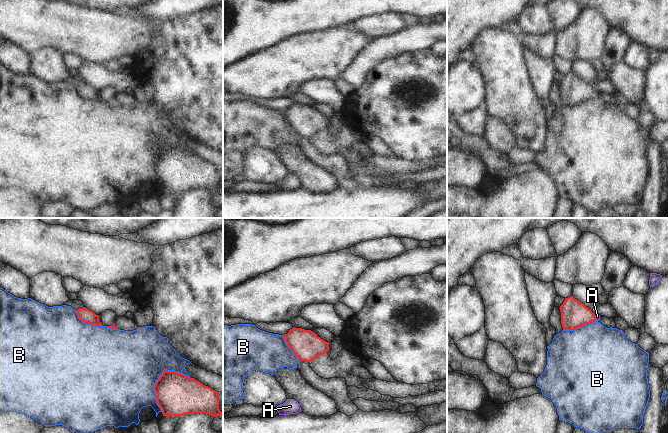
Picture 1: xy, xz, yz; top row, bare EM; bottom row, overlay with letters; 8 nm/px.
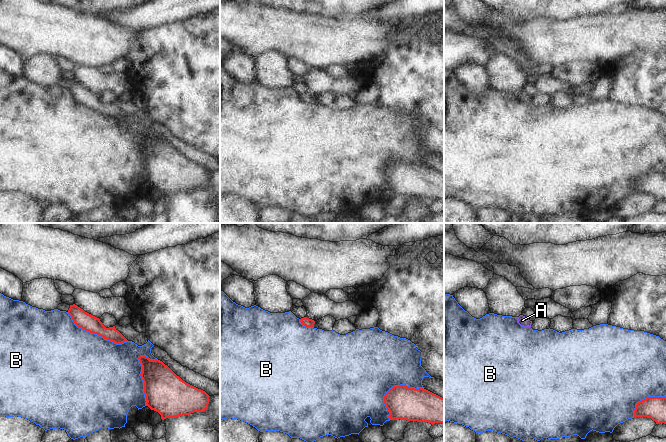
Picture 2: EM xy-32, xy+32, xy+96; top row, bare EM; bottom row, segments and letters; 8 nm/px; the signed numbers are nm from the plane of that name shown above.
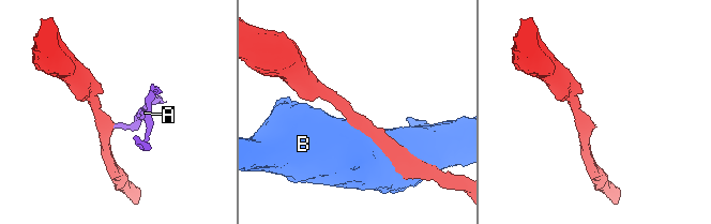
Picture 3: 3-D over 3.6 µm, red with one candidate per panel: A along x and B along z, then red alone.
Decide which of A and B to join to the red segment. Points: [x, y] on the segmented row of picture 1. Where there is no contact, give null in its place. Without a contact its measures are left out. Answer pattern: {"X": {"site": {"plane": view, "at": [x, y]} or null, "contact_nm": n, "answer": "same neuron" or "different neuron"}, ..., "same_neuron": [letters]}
{"A": {"site": {"plane": "yz", "at": [595, 318]}, "contact_nm": 60, "answer": "same neuron"}, "B": {"site": {"plane": "xy", "at": [159, 378]}, "contact_nm": 360, "answer": "different neuron"}, "same_neuron": ["A"]}

